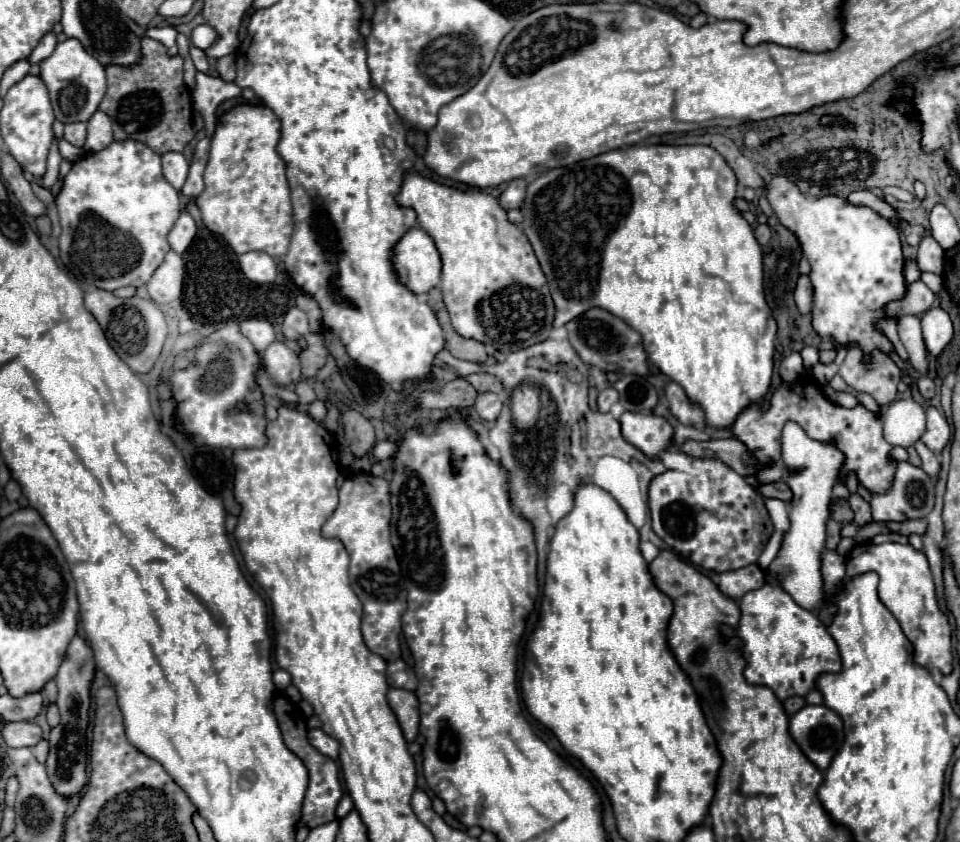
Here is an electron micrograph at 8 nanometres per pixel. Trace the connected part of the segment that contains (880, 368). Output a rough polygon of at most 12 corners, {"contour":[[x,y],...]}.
{"contour":[[851,347],[839,375],[881,407],[901,379],[891,357],[875,351],[869,365]]}

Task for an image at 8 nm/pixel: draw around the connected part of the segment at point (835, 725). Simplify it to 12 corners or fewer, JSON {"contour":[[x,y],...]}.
{"contour":[[805,705],[789,721],[801,751],[825,771],[843,747],[843,719]]}

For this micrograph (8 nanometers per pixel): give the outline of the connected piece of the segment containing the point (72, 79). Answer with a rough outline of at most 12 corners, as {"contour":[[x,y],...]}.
{"contour":[[75,39],[41,61],[55,119],[89,121],[105,67]]}

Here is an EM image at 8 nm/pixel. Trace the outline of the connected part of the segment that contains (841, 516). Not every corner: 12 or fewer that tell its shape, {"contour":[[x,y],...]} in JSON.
{"contour":[[835,501],[833,519],[847,523],[853,519],[847,501]]}

